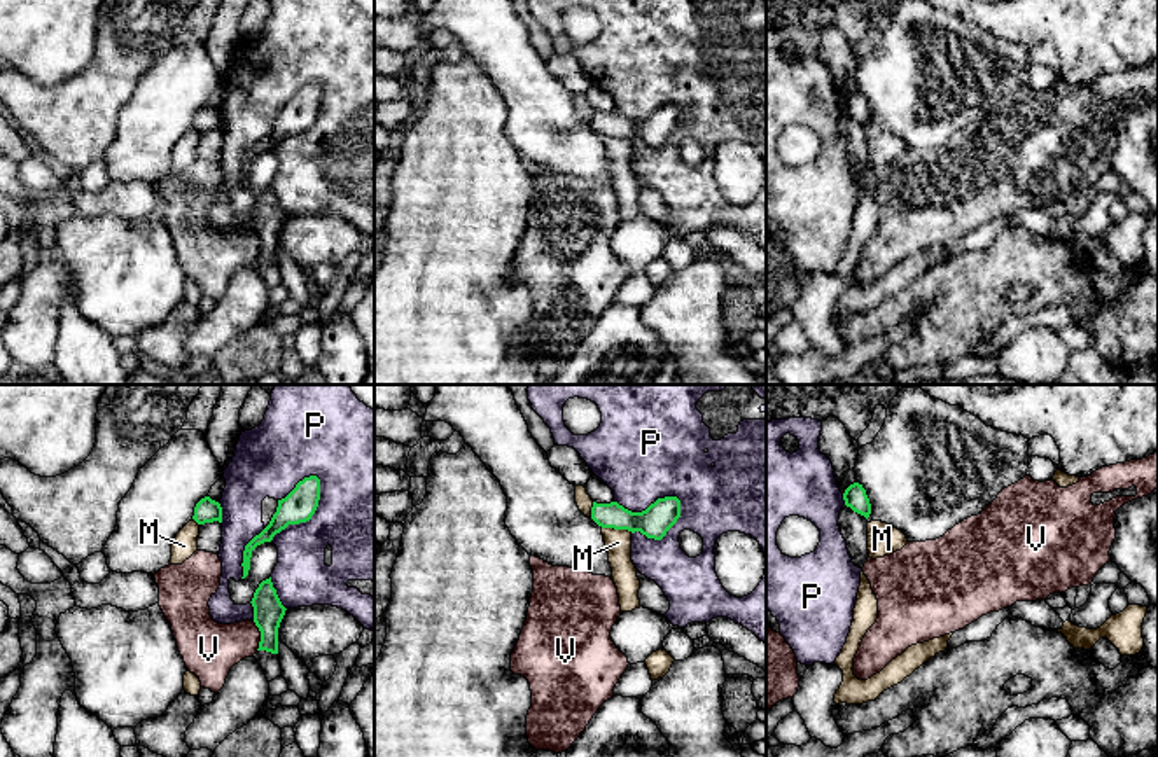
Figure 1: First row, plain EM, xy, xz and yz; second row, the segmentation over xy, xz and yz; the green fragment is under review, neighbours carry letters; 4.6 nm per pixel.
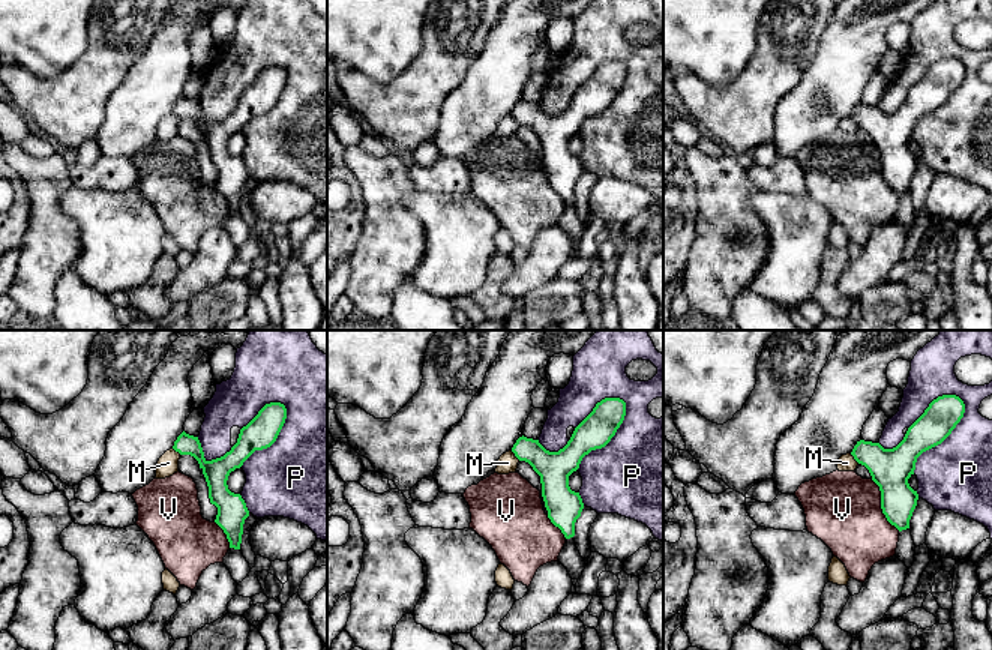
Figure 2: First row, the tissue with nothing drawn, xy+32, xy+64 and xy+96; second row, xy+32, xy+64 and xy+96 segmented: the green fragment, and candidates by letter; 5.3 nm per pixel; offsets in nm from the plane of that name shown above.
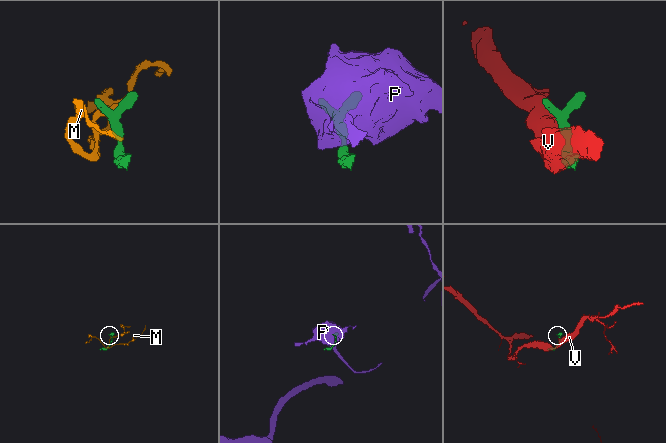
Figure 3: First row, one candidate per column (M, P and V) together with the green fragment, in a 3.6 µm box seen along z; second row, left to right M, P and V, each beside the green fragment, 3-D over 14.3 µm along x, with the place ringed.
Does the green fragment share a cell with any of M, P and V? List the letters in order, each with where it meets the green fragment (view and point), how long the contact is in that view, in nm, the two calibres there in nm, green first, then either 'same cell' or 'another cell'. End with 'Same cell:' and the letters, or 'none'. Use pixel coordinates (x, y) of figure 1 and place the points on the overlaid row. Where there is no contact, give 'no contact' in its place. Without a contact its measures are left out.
M: meets green in xz at (618, 528); contact 150 nm long; 150 nm thick on the green side, 120 nm on the other; another cell
P: meets green in xz at (655, 502); contact 320 nm long; 150 nm thick on the green side, 460 nm on the other; another cell
V: meets green in xy at (261, 635); contact 140 nm long; 140 nm thick on the green side, 260 nm on the other; another cell
Same cell: none

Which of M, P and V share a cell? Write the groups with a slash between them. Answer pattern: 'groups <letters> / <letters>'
groups M / P / V

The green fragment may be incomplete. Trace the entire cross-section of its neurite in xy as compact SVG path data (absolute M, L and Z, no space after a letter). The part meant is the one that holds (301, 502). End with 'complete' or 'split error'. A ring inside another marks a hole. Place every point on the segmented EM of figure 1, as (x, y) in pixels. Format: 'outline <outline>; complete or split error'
outline M317 476L304 477L285 498L278 500L276 512L273 514L269 524L245 545L241 579L248 575L252 551L264 542L271 542L273 537L289 524L310 521L318 507L318 500L320 479Z; complete

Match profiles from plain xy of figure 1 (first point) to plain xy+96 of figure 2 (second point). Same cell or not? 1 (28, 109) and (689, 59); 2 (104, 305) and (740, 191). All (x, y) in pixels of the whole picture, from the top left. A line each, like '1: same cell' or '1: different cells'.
1: different cells
2: different cells

